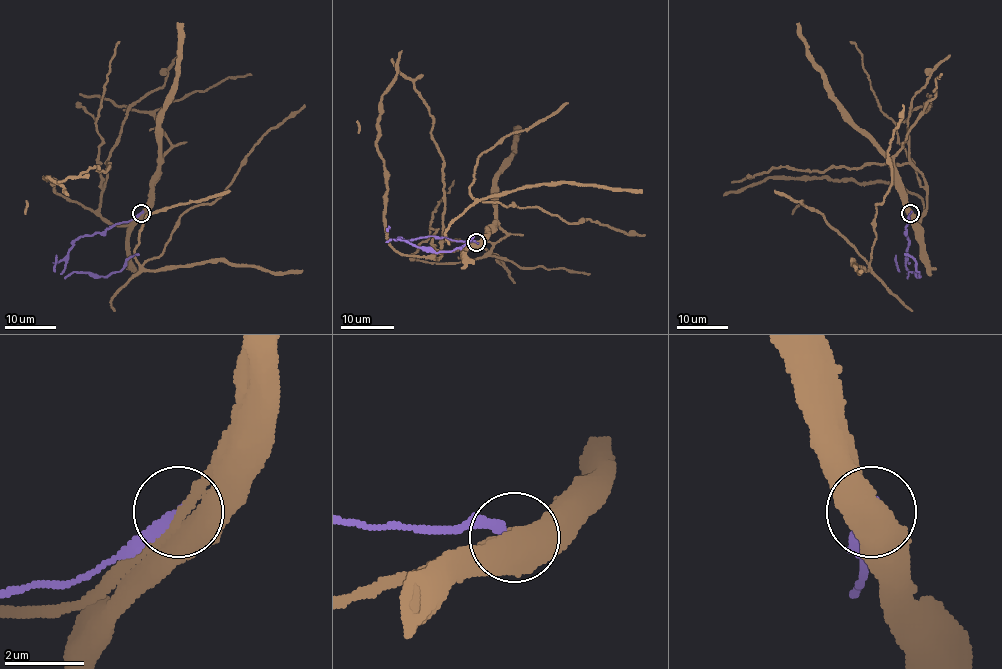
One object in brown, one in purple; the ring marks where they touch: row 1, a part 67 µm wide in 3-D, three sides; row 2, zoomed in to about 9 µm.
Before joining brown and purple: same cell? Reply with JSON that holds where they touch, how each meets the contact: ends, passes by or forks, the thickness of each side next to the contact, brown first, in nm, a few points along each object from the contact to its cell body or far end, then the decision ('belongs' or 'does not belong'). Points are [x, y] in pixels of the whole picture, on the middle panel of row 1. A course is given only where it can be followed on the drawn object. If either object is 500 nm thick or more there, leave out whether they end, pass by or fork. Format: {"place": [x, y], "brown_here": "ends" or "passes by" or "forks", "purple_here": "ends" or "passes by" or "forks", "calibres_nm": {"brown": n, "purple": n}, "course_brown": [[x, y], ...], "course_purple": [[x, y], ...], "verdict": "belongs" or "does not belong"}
{"place": [476, 242], "calibres_nm": {"brown": 700, "purple": 280}, "course_brown": [[477, 242], [442, 251], [434, 259], [441, 255], [444, 157], [430, 132], [433, 118], [429, 107], [392, 58]], "course_purple": [[477, 242], [433, 235], [408, 241], [395, 239], [438, 253], [459, 249], [474, 237]], "verdict": "does not belong"}

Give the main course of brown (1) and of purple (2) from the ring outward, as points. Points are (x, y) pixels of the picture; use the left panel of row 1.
1: (141, 213), (127, 224), (108, 223), (100, 215), (103, 183), (110, 163), (105, 172), (95, 167), (59, 182)
2: (141, 213), (127, 222), (79, 236), (61, 273), (104, 276), (119, 271), (125, 262), (139, 254)

